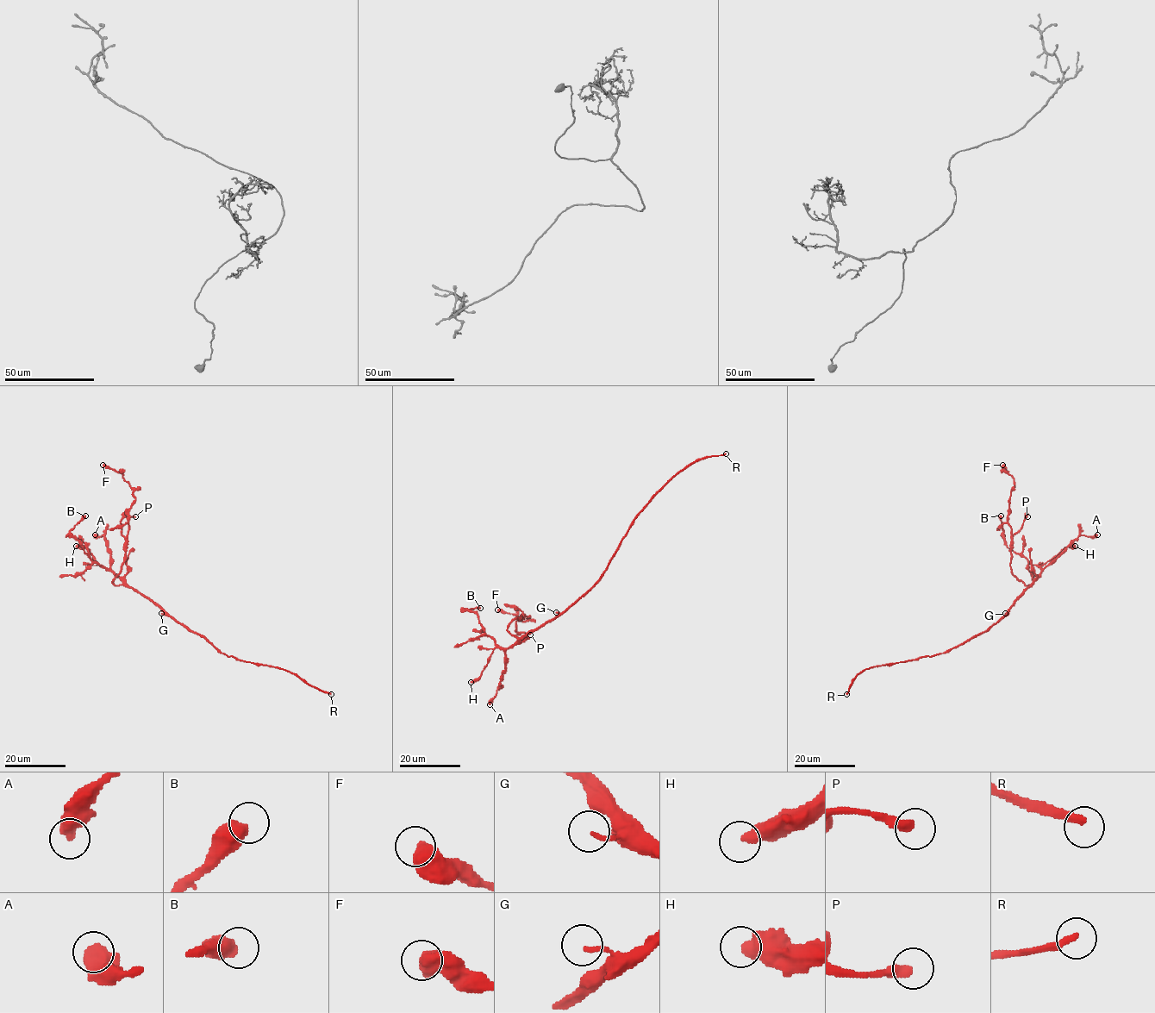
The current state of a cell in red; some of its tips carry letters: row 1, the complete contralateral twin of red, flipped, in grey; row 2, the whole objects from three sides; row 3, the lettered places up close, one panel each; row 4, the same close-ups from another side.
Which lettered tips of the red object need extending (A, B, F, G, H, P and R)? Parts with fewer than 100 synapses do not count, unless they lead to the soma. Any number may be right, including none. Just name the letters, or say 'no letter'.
R

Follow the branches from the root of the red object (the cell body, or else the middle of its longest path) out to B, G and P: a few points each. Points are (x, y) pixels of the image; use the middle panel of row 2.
B: (572, 603), (507, 647), (500, 647), (484, 633), (476, 614), (465, 610), (480, 608)
G: (572, 603), (561, 613), (556, 612)
P: (572, 603), (526, 635), (512, 635), (507, 626), (518, 617), (515, 630), (530, 634)

